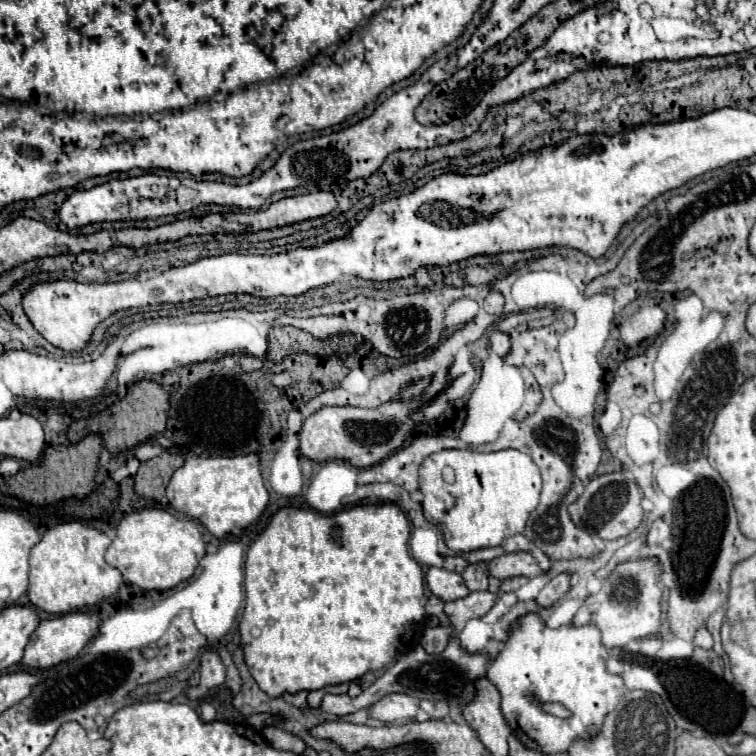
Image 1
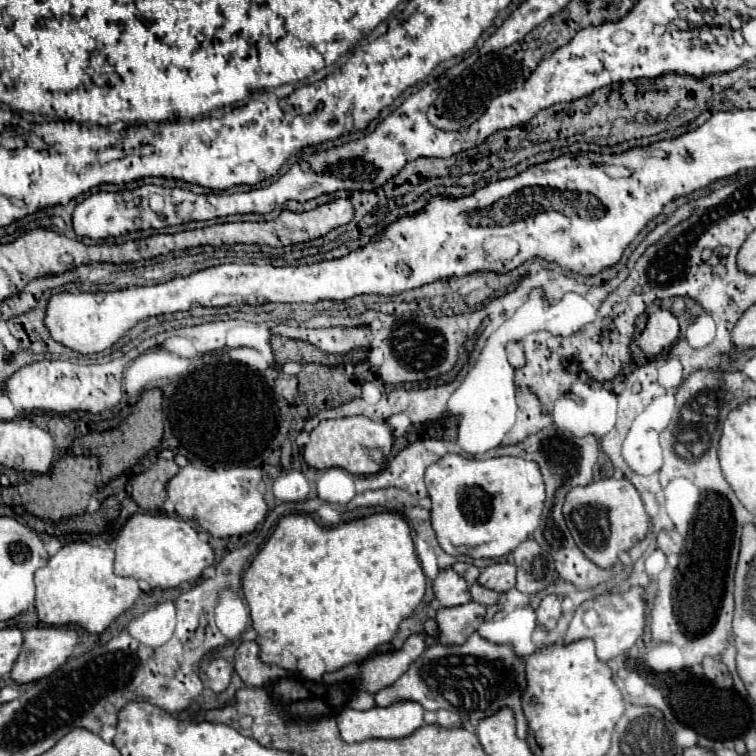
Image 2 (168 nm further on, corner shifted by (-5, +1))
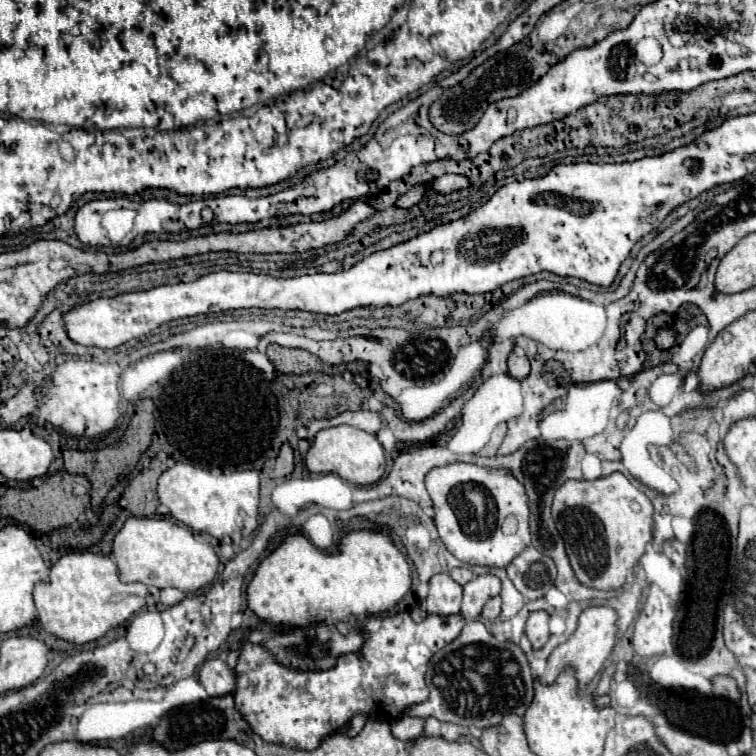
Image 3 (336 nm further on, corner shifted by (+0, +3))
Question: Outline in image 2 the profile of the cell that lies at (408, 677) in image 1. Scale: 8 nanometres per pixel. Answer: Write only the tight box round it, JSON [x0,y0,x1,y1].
[373,632,527,736]

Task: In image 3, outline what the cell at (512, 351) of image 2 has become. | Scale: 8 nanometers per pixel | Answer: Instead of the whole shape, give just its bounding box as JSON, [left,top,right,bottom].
[508,352,530,380]

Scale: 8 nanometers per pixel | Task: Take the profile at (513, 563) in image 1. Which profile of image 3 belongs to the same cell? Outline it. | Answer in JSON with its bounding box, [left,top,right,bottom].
[460,574,500,620]

